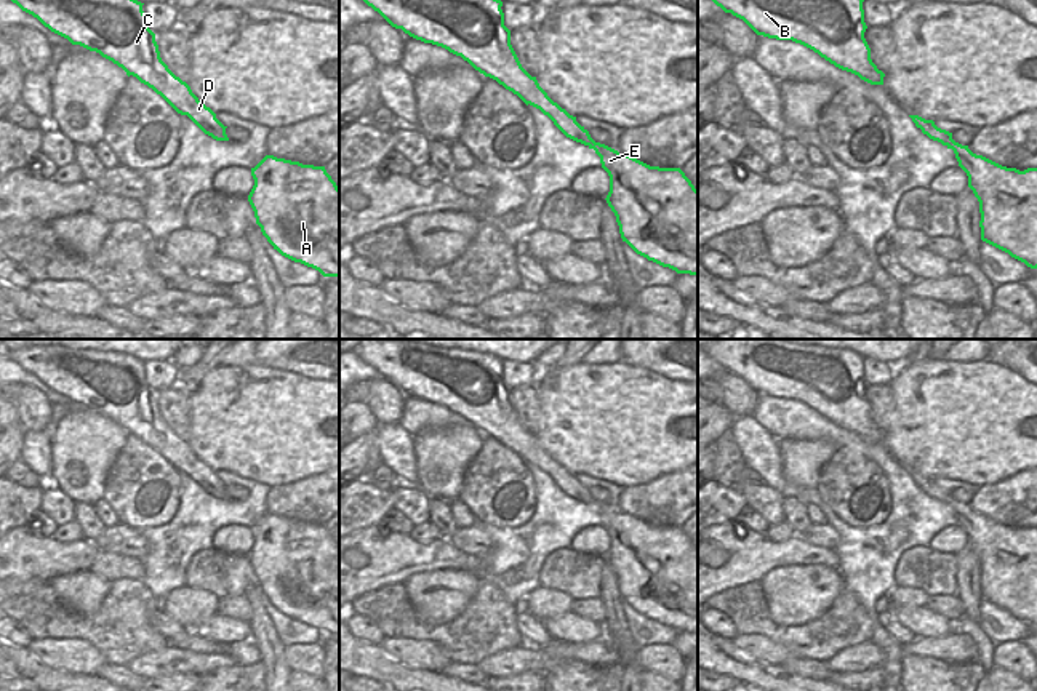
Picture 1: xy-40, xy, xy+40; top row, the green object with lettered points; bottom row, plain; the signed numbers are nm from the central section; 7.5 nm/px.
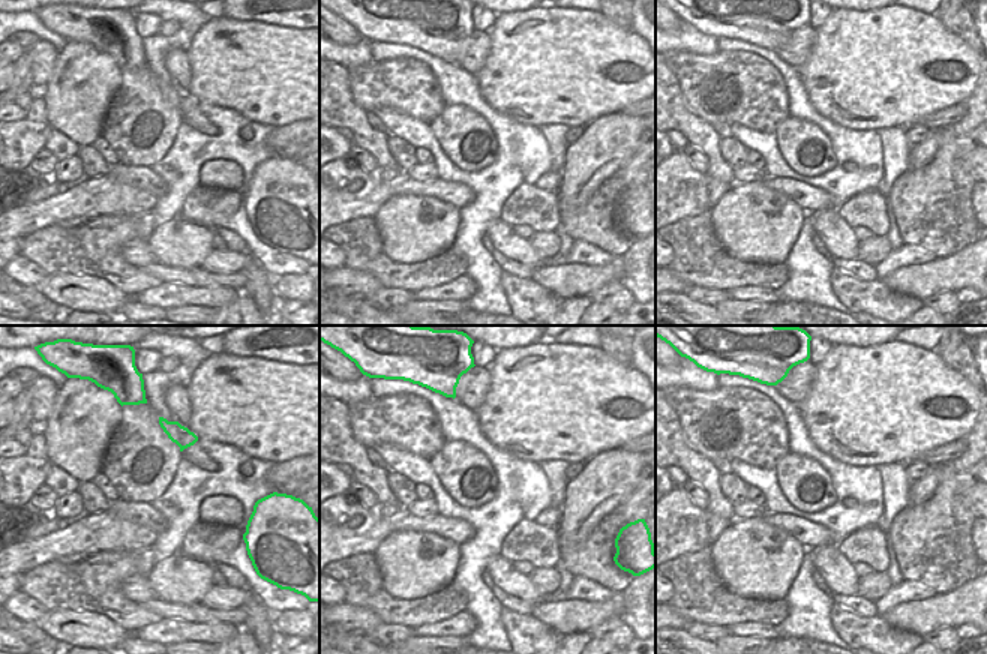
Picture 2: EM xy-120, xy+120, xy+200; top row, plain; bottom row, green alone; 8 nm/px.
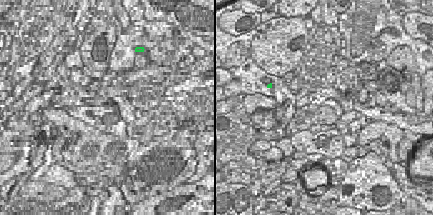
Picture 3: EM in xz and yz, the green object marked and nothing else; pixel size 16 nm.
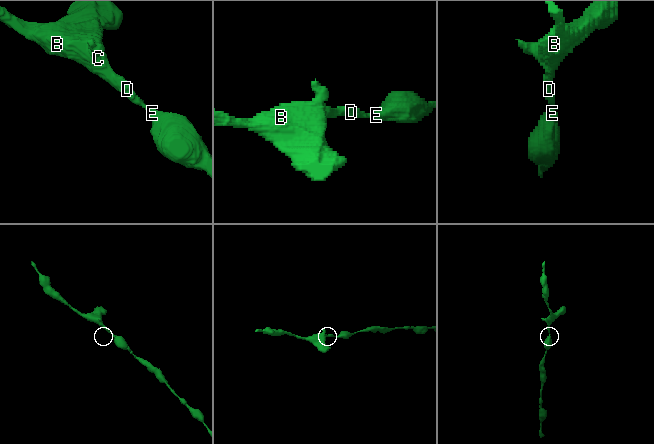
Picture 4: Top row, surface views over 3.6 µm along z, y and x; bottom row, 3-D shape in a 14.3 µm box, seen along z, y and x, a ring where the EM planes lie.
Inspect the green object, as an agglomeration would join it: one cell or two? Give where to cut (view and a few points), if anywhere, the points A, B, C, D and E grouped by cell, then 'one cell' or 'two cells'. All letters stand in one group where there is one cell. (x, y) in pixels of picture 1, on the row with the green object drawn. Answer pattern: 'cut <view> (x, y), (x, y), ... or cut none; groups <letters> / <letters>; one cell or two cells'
cut none; groups A B C D E; one cell

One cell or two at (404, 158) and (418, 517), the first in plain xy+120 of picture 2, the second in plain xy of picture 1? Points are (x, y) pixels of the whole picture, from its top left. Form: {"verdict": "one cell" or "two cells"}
{"verdict": "two cells"}

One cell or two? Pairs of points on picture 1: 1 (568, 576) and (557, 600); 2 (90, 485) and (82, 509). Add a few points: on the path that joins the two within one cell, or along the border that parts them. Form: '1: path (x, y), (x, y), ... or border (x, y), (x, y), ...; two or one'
1: border (540, 584), (549, 589), (560, 589), (573, 599); two
2: border (76, 501), (92, 506); two

